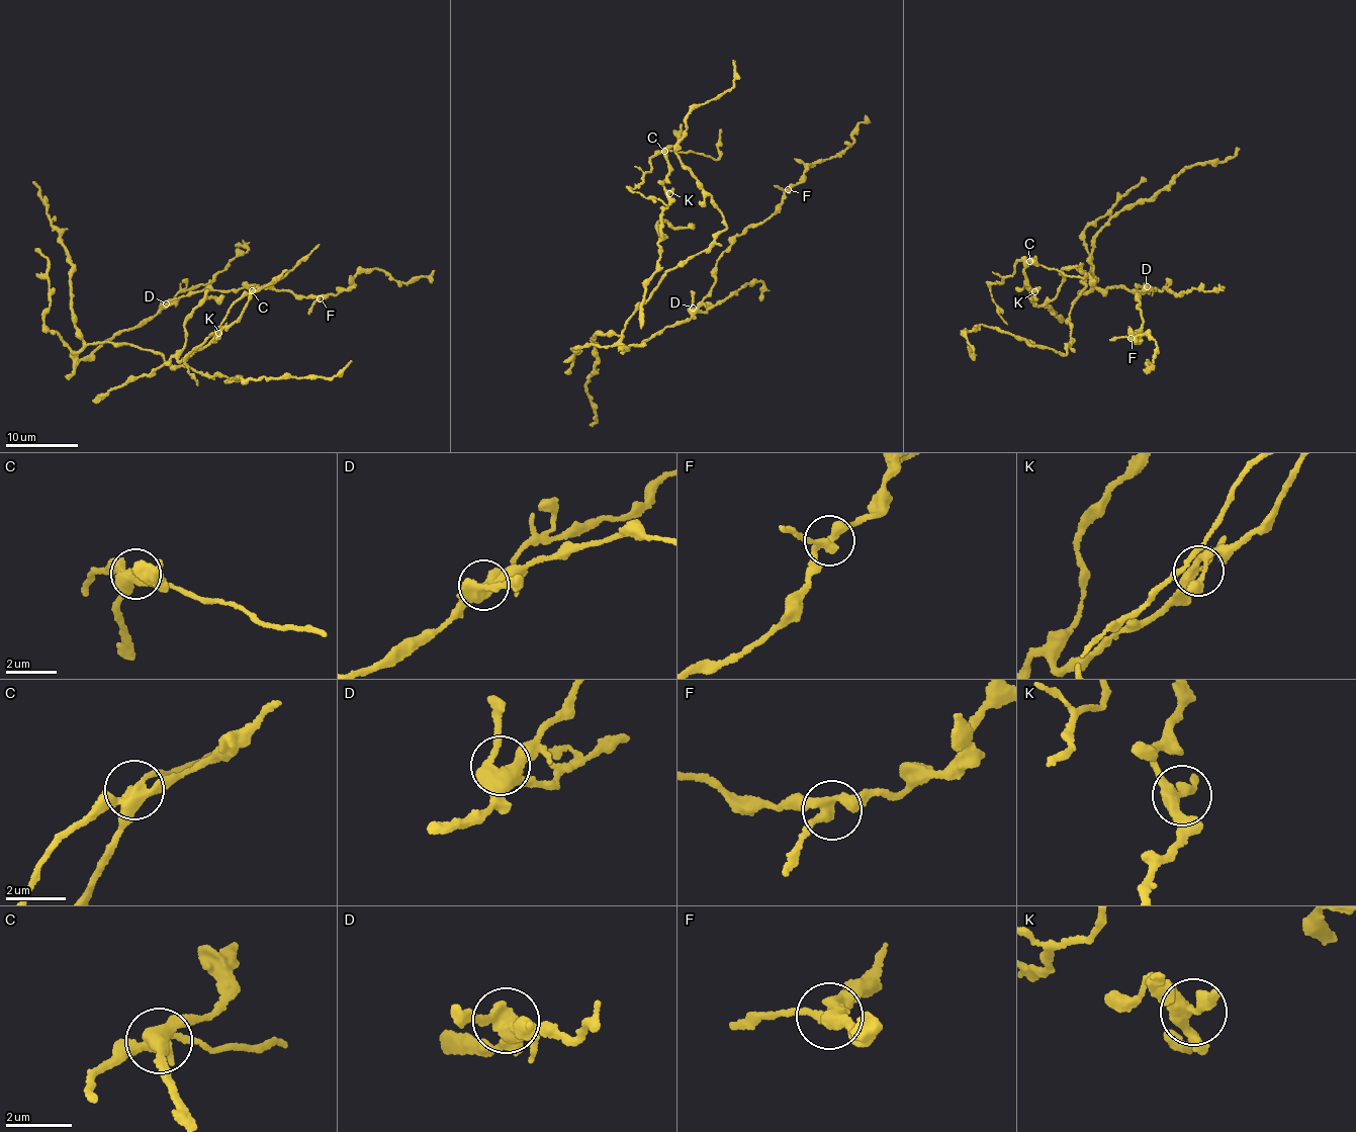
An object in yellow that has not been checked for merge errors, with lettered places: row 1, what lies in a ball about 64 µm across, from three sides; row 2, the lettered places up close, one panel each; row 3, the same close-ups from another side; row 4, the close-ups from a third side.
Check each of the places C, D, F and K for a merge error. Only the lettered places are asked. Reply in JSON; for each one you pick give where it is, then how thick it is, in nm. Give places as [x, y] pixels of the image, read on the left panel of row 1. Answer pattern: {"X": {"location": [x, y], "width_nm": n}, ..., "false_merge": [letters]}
{"C": {"location": [252, 290], "width_nm": 400}, "false_merge": ["C"]}

